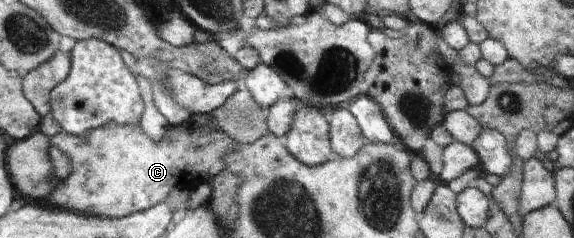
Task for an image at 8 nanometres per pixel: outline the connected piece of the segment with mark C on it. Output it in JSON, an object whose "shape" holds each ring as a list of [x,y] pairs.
{"shape":[[[109,122],[92,129],[84,135],[71,135],[59,132],[50,138],[50,146],[58,147],[72,162],[68,177],[59,180],[58,188],[47,200],[40,204],[68,209],[84,216],[121,219],[132,213],[145,211],[158,203],[164,203],[174,189],[192,191],[198,185],[206,183],[227,168],[225,153],[233,146],[231,139],[222,129],[212,129],[210,125],[197,125],[183,122],[181,125],[168,125],[159,142],[150,139],[139,126],[121,125]]]}

